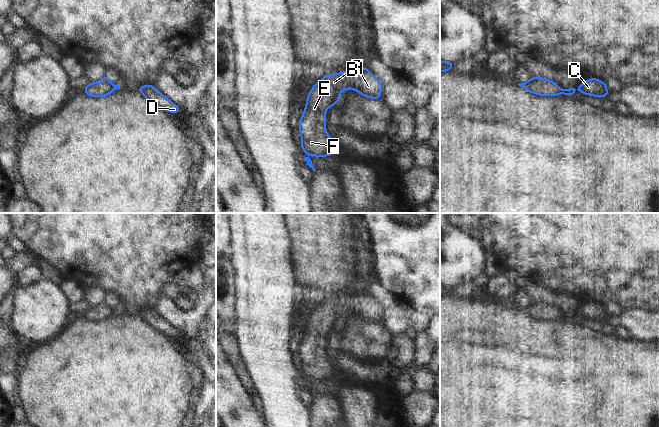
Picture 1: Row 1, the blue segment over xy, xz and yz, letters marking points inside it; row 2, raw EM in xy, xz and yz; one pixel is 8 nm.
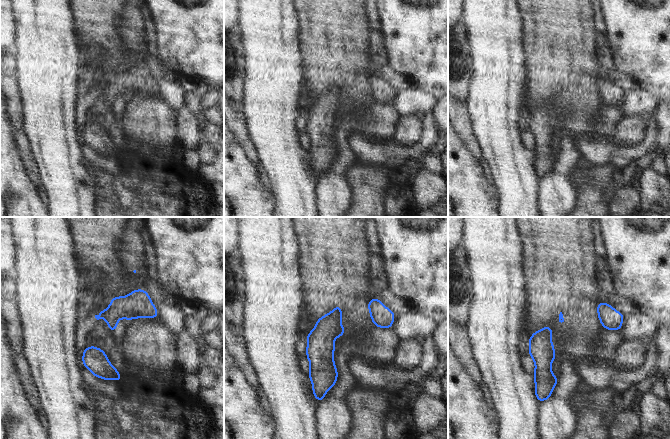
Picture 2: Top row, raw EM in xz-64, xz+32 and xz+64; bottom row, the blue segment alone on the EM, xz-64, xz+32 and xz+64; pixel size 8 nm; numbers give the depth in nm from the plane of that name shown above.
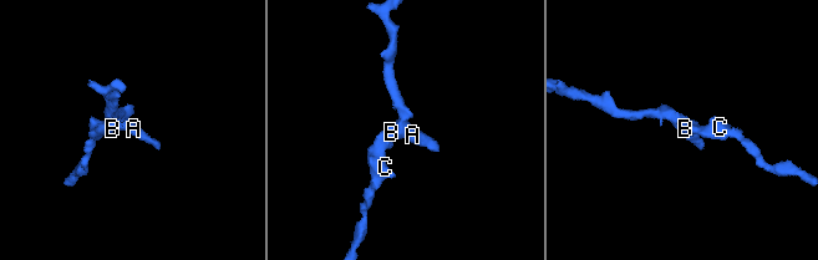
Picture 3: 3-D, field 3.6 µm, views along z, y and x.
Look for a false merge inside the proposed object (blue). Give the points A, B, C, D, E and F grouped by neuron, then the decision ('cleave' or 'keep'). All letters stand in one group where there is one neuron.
groups A B C D E F; keep

